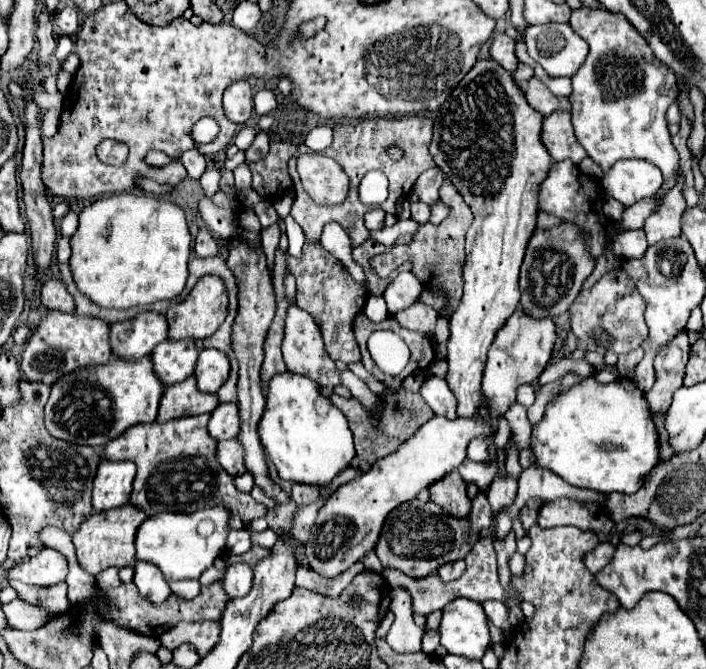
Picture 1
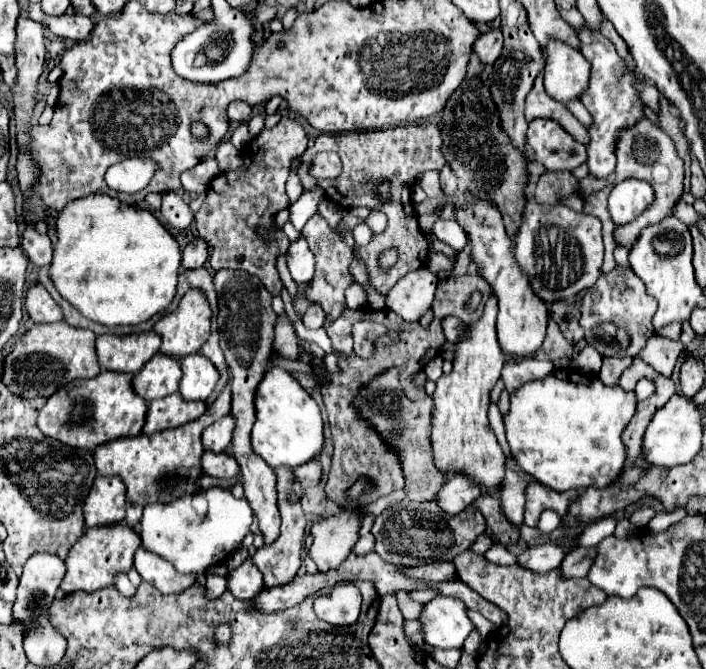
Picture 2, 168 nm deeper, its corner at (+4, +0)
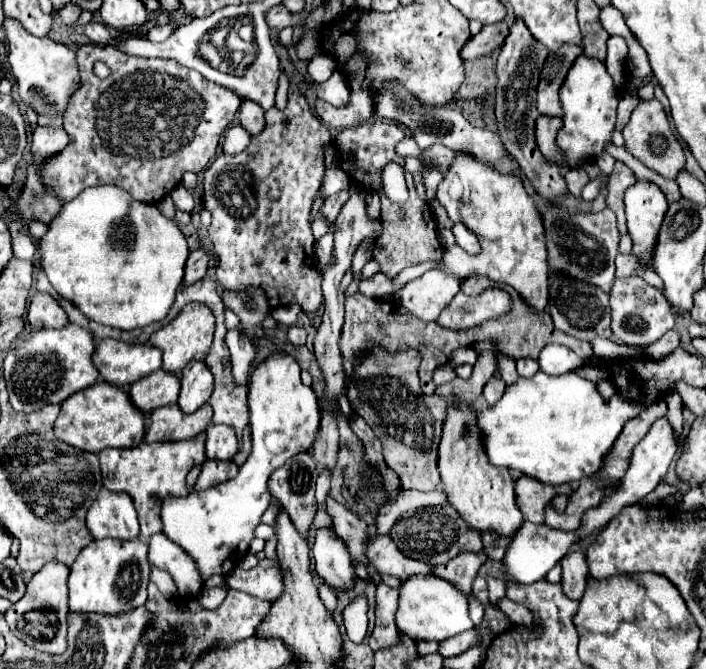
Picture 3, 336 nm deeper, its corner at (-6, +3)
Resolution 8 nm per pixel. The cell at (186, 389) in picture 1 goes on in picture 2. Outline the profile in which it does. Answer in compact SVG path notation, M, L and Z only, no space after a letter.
M180 393L168 395L166 399L156 399L148 403L148 415L146 415L146 425L142 433L150 435L162 429L172 429L180 427L188 421L198 419L206 411L204 401L186 401L182 399Z

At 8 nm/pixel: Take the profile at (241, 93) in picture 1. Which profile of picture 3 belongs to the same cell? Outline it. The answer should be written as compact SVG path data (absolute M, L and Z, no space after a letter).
M244 100L240 106L240 124L252 136L260 134L264 130L264 110L256 102Z

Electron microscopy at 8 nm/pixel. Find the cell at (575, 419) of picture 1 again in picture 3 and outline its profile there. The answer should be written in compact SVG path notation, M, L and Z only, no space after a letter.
M538 372L532 378L518 378L514 384L506 386L504 396L494 406L476 412L476 426L484 438L486 456L494 466L518 470L540 480L542 484L568 484L594 476L624 424L638 414L640 406L620 398L618 394L610 402L604 402L596 390L596 384L580 378L578 374L568 372L562 376L550 376Z

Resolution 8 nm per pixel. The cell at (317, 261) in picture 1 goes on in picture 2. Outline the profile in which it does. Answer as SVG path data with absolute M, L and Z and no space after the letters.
M312 215L308 219L308 223L302 229L302 237L308 241L310 251L316 257L316 271L312 281L302 289L302 297L308 299L310 303L316 303L324 309L326 317L330 317L332 321L342 315L342 311L346 309L346 297L344 291L354 283L354 277L350 273L350 263L352 263L352 249L348 245L344 245L340 241L340 237L328 229L326 221L320 215Z

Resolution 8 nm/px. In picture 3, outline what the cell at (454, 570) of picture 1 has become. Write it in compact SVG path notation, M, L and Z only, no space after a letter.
M370 534L370 536L372 540L368 540L368 552L364 554L368 556L368 562L378 572L392 574L400 580L406 580L412 574L432 574L432 568L426 562L418 562L418 560L404 556L396 548L390 536L376 536L376 534Z

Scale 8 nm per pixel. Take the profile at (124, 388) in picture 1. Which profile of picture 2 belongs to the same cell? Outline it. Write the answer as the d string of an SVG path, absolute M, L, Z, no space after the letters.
M102 371L94 379L76 379L68 387L60 387L54 395L48 397L38 415L40 431L64 445L88 451L118 437L140 435L148 405L140 395L134 393L132 379L134 375Z

